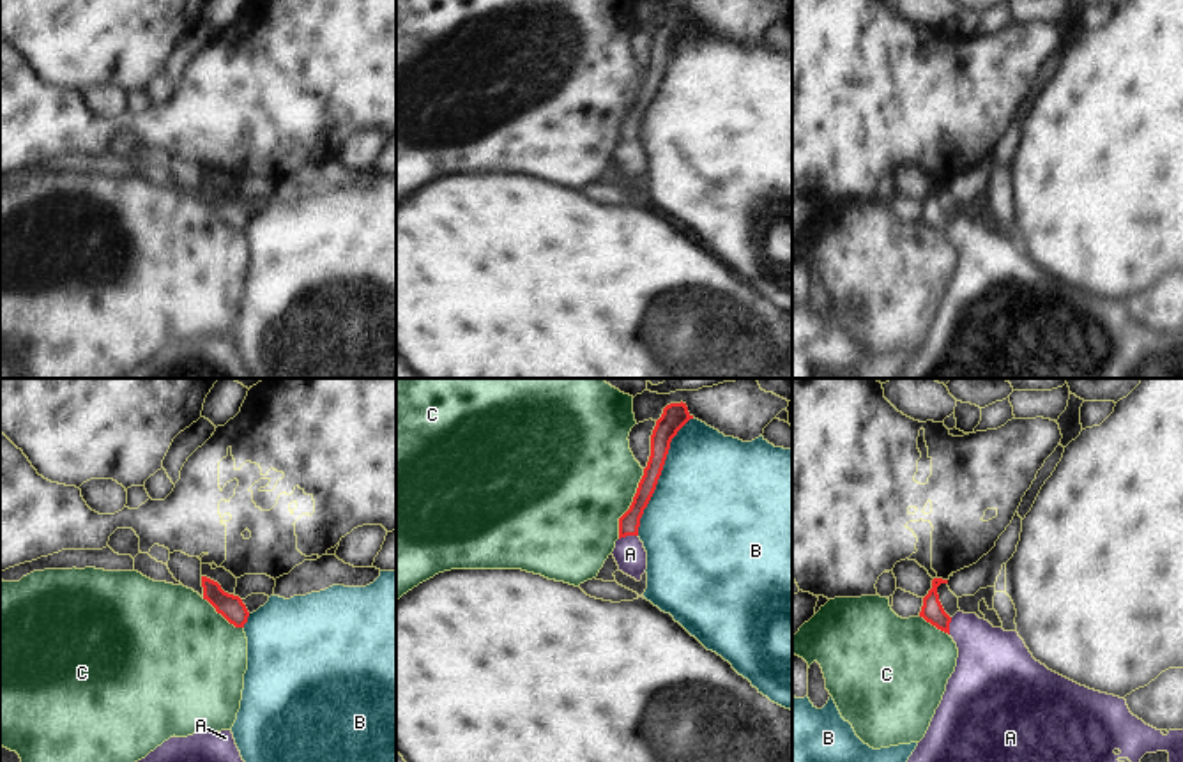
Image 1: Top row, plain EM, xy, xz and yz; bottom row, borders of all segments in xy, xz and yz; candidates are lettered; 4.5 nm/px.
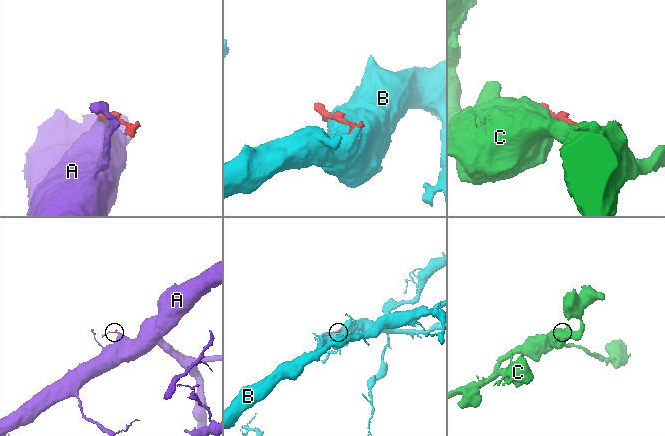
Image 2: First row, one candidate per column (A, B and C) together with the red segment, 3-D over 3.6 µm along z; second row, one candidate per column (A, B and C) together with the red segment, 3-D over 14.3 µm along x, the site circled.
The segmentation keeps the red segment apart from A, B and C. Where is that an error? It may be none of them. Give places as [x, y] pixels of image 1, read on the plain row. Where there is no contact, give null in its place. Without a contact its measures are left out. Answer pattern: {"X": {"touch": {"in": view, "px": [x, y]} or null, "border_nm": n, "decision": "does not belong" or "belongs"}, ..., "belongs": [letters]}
{"A": {"touch": {"in": "xz", "px": [628, 138]}, "border_nm": 90, "decision": "belongs"}, "B": {"touch": {"in": "xz", "px": [660, 78]}, "border_nm": 600, "decision": "does not belong"}, "C": {"touch": {"in": "xz", "px": [632, 108]}, "border_nm": 340, "decision": "does not belong"}, "belongs": ["A"]}

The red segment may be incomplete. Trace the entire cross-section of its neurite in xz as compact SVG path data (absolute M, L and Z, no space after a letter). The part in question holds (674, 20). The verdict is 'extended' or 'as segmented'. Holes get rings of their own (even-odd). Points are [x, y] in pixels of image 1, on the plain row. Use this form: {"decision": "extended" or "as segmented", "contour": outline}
{"decision": "extended", "contour": "M683 5L670 7L663 12L663 18L656 25L651 39L651 60L647 71L644 72L633 106L619 122L619 143L615 145L612 159L619 170L619 175L637 186L642 184L642 179L647 173L647 156L638 141L640 122L656 94L670 46L690 23L693 23L693 19Z"}

